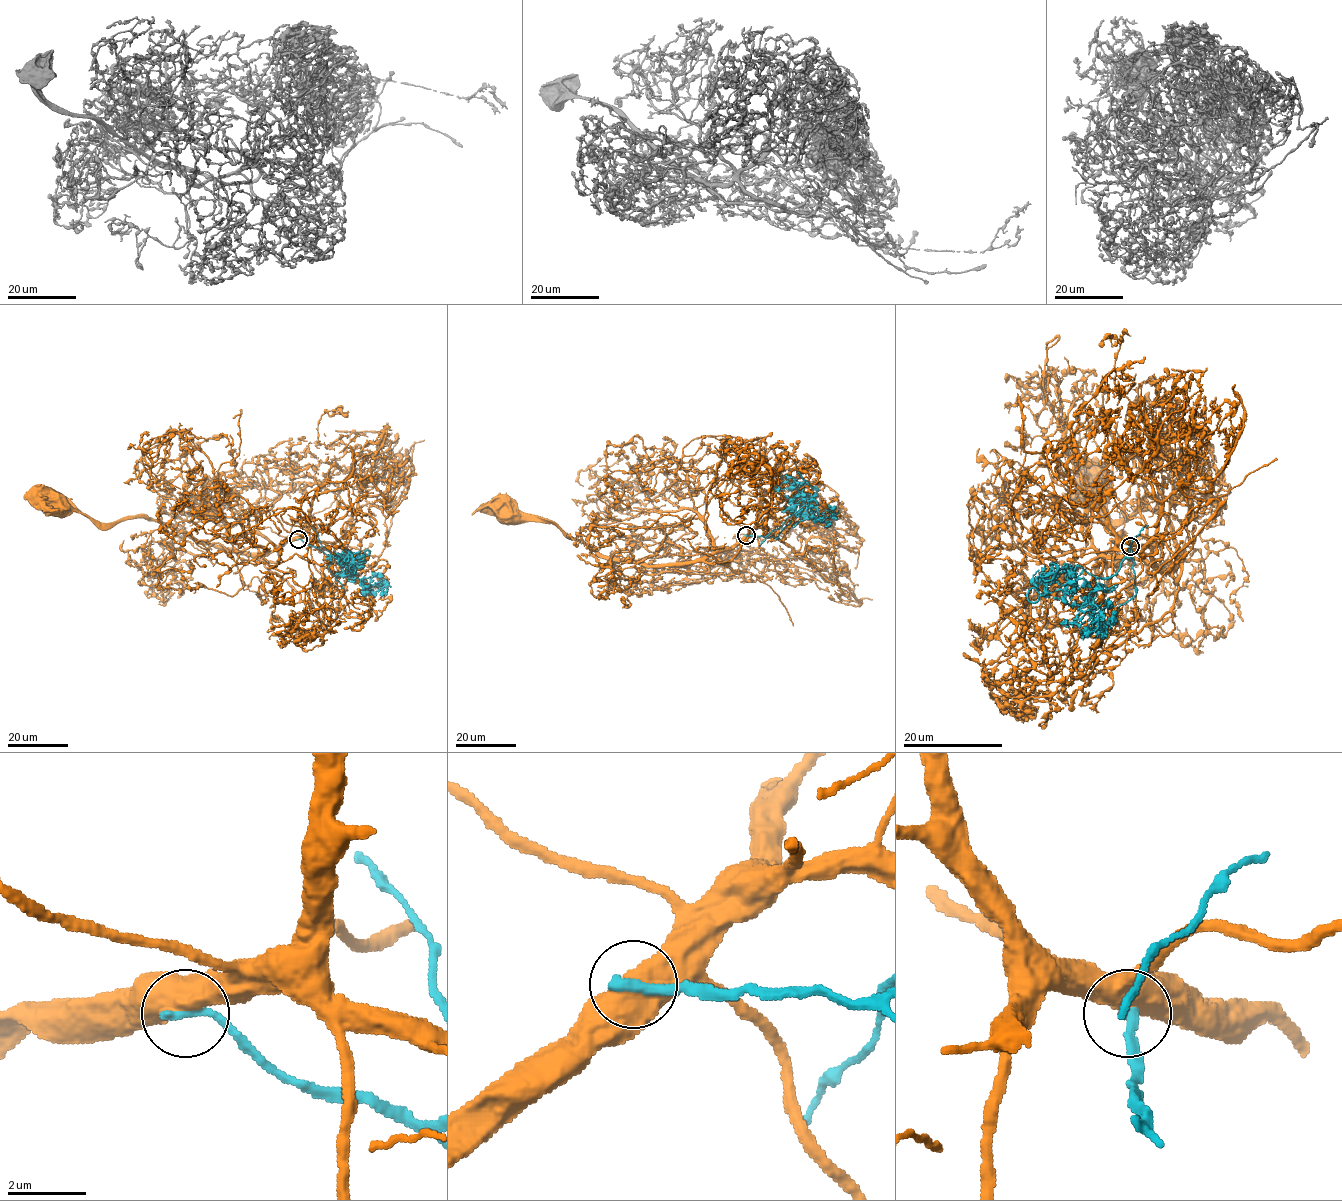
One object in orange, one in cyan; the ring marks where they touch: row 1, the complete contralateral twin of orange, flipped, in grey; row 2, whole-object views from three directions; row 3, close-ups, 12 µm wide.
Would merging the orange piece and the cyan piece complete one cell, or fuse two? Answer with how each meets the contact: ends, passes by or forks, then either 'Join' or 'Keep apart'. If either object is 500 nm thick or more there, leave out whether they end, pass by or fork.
Keep apart

